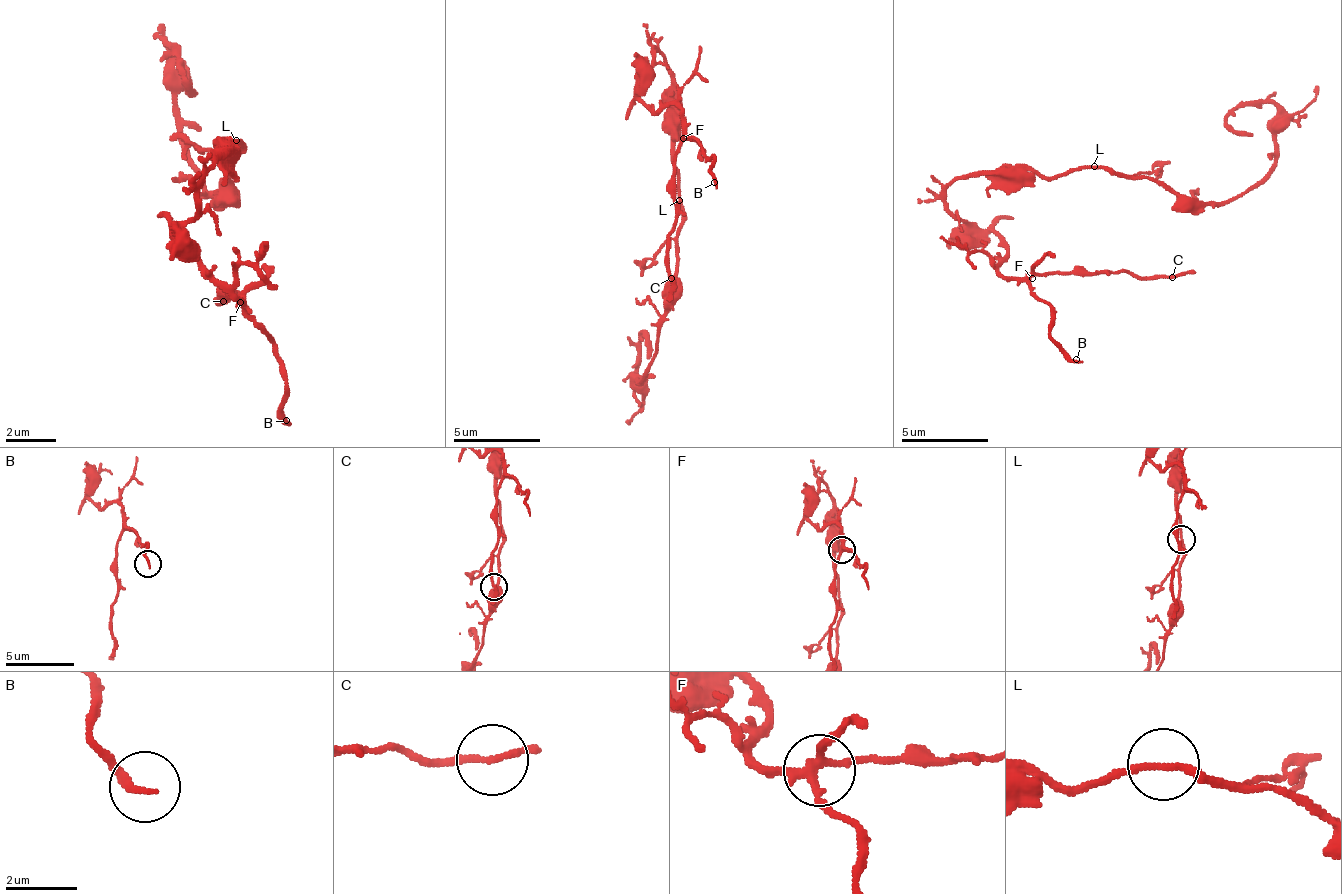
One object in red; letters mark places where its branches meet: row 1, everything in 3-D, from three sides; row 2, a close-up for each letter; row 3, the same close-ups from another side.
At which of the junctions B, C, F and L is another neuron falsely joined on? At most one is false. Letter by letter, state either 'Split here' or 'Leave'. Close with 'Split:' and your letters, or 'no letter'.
B: Leave
C: Leave
F: Leave
L: Leave
Split: no letter

